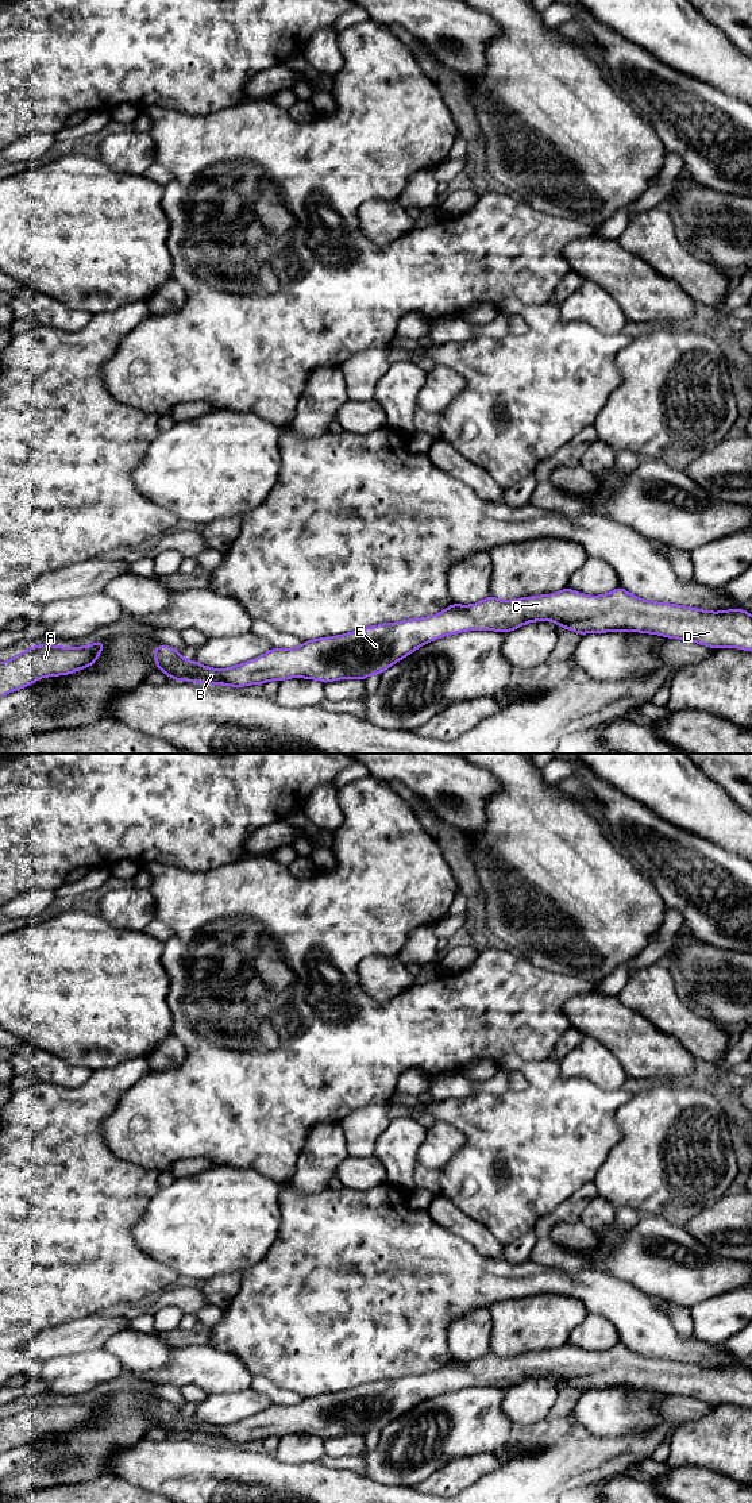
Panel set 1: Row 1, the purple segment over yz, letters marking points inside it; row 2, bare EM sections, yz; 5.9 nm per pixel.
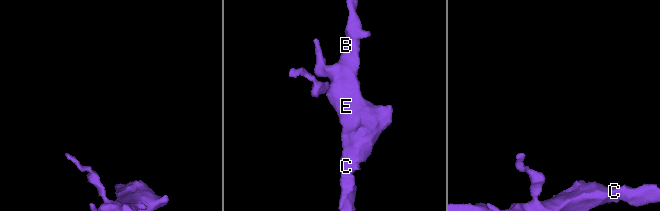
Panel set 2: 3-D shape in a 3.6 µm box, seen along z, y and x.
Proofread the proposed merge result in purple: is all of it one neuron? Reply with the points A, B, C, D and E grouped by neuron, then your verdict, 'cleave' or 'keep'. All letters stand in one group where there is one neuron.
groups A B C D E; keep

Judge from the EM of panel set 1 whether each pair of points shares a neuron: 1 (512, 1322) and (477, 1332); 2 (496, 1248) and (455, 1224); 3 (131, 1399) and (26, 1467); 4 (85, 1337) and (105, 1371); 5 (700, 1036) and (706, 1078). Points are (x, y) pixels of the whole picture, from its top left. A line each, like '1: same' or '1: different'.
1: different
2: same
3: same
4: different
5: different

